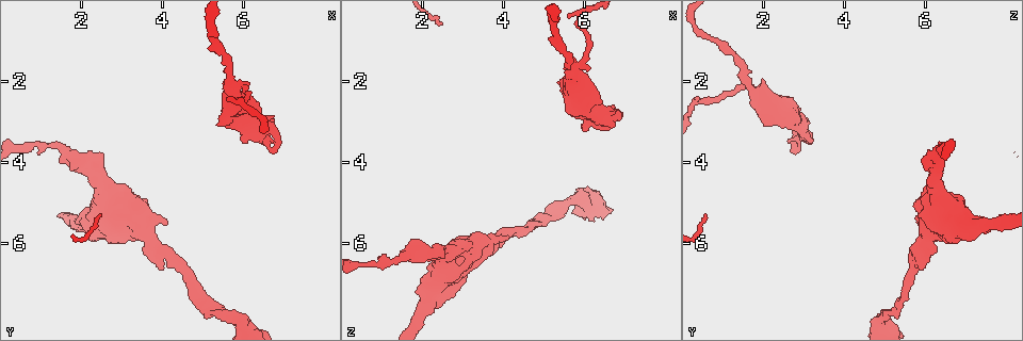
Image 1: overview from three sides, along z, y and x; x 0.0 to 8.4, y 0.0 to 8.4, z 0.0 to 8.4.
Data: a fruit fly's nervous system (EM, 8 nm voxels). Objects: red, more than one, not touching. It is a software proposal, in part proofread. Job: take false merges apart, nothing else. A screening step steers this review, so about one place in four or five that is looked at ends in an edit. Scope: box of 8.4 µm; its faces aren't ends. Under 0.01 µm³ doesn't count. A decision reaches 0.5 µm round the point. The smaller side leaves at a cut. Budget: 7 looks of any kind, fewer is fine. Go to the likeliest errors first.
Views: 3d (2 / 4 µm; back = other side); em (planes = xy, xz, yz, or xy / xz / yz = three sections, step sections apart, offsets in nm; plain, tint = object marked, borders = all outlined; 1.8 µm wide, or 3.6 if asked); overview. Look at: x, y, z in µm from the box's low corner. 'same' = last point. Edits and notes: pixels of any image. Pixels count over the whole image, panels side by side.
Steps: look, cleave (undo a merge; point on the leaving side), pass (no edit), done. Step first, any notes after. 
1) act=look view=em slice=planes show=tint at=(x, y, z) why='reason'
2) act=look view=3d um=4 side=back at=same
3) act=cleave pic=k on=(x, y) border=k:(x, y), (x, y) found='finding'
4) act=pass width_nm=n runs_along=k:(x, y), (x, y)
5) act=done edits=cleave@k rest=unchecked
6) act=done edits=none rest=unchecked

act=look view=em um=3.6 slice=planes show=tint at=(3.55, 5.80, 6.05) why='thick turns thin'

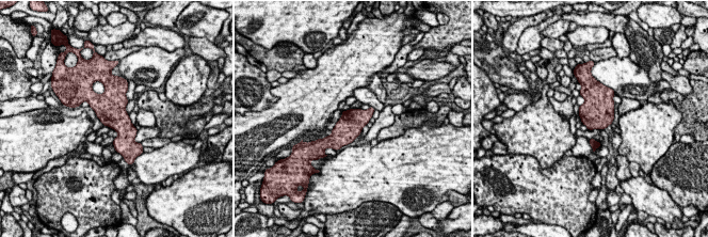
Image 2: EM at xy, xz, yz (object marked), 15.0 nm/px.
act=pass found='all the same cell'

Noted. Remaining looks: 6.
act=look view=3d um=4 side=back at=(6.55, 3.05, 2.95) why='calibre changes'

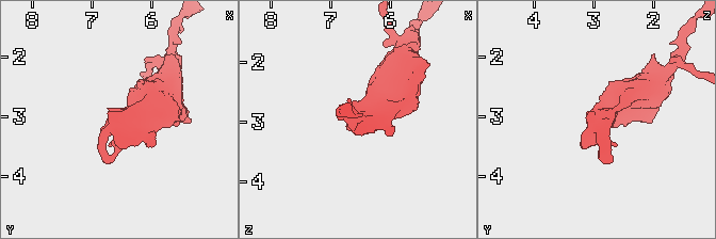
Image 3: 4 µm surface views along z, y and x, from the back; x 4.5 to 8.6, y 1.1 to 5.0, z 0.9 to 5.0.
act=look view=em slice=planes show=plain at=(6.50, 3.05, 2.95) why='need the tissue'

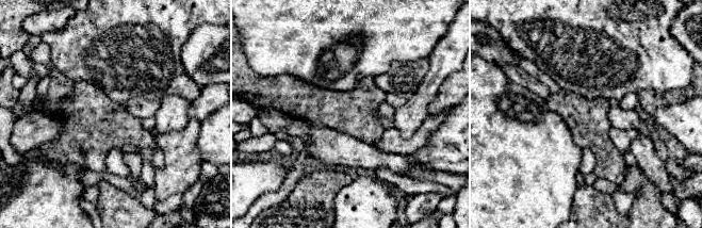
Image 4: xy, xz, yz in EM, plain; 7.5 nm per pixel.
act=look view=em slice=planes show=tint at=same why='where the object lies'

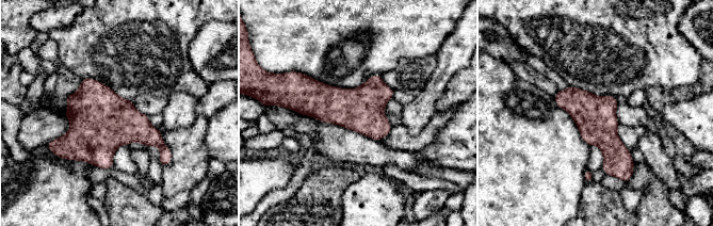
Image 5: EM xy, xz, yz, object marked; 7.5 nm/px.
act=pass found='one cell here'

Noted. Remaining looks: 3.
act=look view=3d um=2 at=(1.35, 3.55, 6.45) why='sudden change in width'

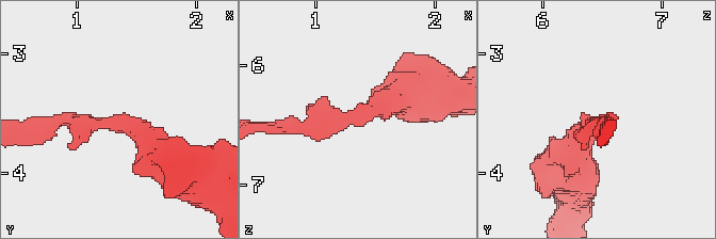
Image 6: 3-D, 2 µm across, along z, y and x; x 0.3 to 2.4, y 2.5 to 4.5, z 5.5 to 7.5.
act=look view=em slice=planes show=borders at=(1.36, 3.58, 6.42) why='now the EM'

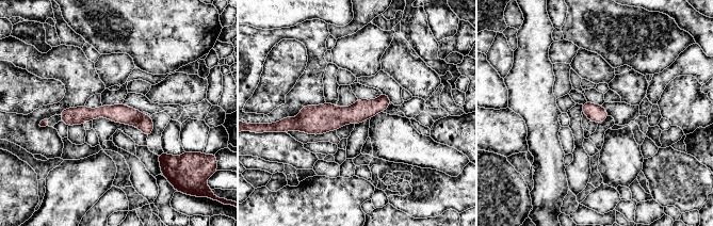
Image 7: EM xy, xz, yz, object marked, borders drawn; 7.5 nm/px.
act=pass runs_along=7:(387, 100), (355, 114), (294, 124) found='continuous, no second cell'

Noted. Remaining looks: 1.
act=done edits=none rest=unchecked

